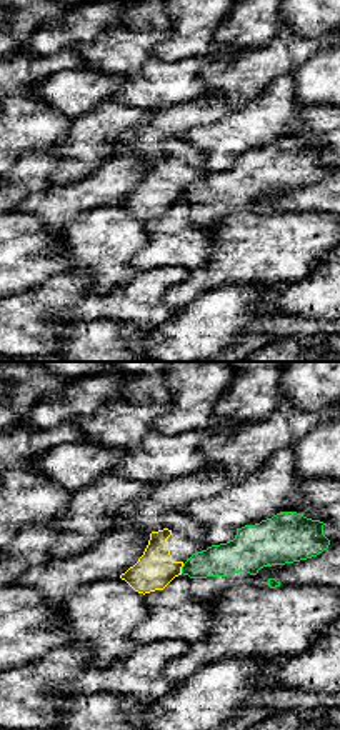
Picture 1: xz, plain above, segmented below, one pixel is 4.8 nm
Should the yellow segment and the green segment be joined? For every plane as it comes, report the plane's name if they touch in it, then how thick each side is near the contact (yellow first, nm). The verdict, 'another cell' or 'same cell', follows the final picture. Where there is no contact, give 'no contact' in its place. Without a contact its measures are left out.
xz | 190/160 nm

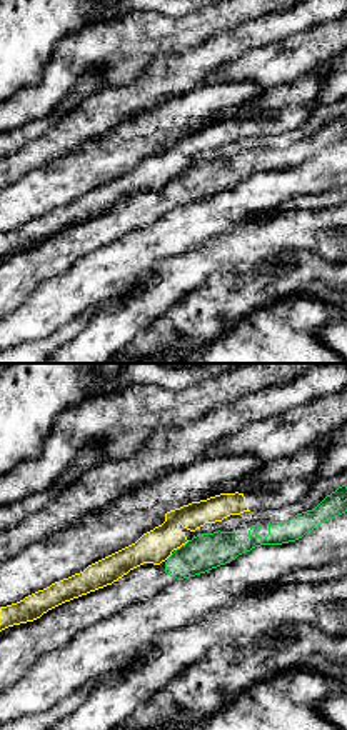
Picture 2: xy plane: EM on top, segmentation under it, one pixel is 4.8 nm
xy | 160/180 nm

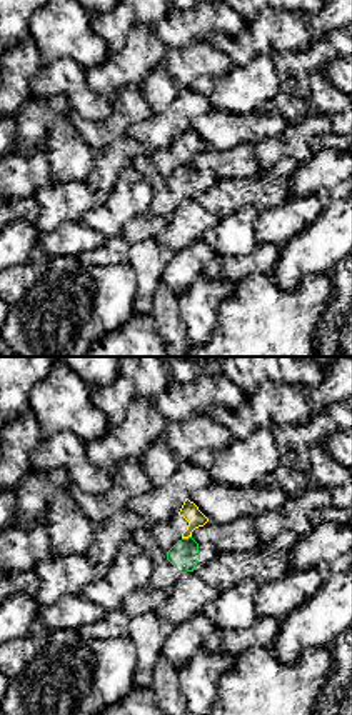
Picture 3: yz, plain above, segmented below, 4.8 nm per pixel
yz | 90/140 nm

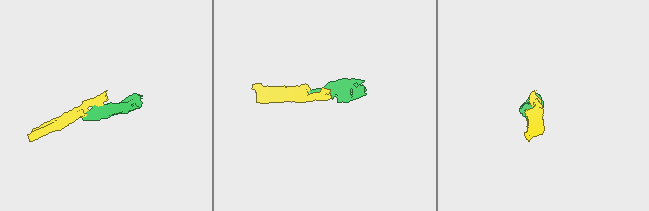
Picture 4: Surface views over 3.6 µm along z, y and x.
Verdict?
another cell

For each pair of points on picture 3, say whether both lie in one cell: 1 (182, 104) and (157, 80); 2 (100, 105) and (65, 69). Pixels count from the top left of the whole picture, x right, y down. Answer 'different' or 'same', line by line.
1: different
2: same

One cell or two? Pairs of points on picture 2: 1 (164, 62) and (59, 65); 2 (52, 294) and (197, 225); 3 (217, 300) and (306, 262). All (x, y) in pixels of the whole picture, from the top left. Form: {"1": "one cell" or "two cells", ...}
{"1": "two cells", "2": "one cell", "3": "one cell"}

